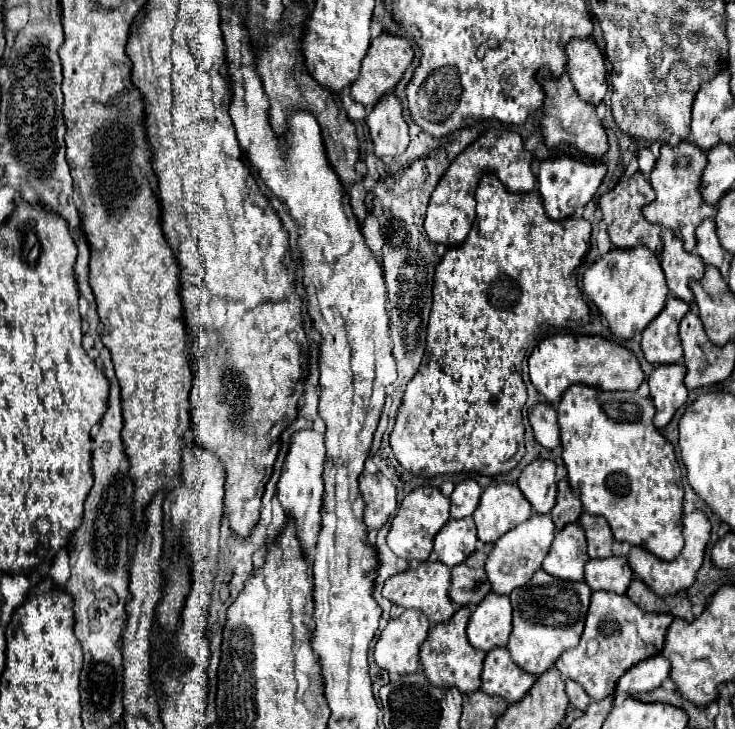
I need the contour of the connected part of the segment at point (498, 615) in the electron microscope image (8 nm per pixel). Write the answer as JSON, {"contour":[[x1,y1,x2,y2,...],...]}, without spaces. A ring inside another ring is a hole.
{"contour":[[487,593,487,597,473,611,467,637,475,649,491,651,495,647,505,647,511,635,511,603,507,595]]}

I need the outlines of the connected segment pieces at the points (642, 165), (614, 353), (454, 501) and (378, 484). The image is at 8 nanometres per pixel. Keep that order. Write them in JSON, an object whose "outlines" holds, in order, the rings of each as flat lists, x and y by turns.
{"outlines":[[[641,149,639,151,639,169,641,169,641,173,649,175,653,167,655,167,655,155,651,153,651,149]],[[551,335,541,339,529,357,529,377,535,389,553,405,575,383,605,391,635,391,645,379,637,357,629,349,595,335]],[[473,479,461,481,451,493,451,517,461,519,473,515,473,511,479,505,479,497,481,497,481,487,477,485,477,481]],[[363,473,359,477,359,489,365,501,365,523,371,529,381,529,383,523,397,509,397,487,383,473]]]}

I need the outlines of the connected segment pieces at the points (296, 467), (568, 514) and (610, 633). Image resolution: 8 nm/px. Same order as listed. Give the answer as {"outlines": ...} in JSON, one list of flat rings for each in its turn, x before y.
{"outlines":[[[315,429,295,431,289,443,289,451,283,463,283,471,277,483,279,501,287,515,297,521,297,535,303,543,305,557,313,561,317,531,321,527,321,499,323,499,323,463,325,463,325,441,323,433,315,433]],[[563,479,557,483,557,503,551,509,551,517,557,529,563,529,567,523,575,523,581,515,583,507,579,497,571,491,569,483]],[[607,591,593,593,581,643,565,651,557,659,555,667,561,671,565,679,577,681,591,699,599,701,611,697,615,693,619,677,629,667,661,653,671,623,673,623,671,615,643,613,627,595]]]}

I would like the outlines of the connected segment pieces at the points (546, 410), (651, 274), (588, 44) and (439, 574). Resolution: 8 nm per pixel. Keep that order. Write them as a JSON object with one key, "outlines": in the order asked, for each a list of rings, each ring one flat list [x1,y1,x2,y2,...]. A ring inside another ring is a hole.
{"outlines":[[[541,401,529,409,529,423,533,427,537,443,547,449,555,449,561,445,559,439,559,425,557,425,557,411,553,405]],[[647,247,611,249,607,255,601,255,585,271,583,291,609,321,611,333,619,339,631,339,635,333,641,333,665,307,669,293,659,259]],[[573,39,565,51,567,73,579,97,591,105,599,105,607,93,607,67,601,51,589,39]],[[425,561,425,563,419,563,415,569,407,569,387,579,383,585,383,597,387,597,391,603,401,605,405,609,423,611,425,617,433,625,437,625,437,623,449,621,451,615,455,613,449,599,449,585,451,585,451,569,441,561]]]}

